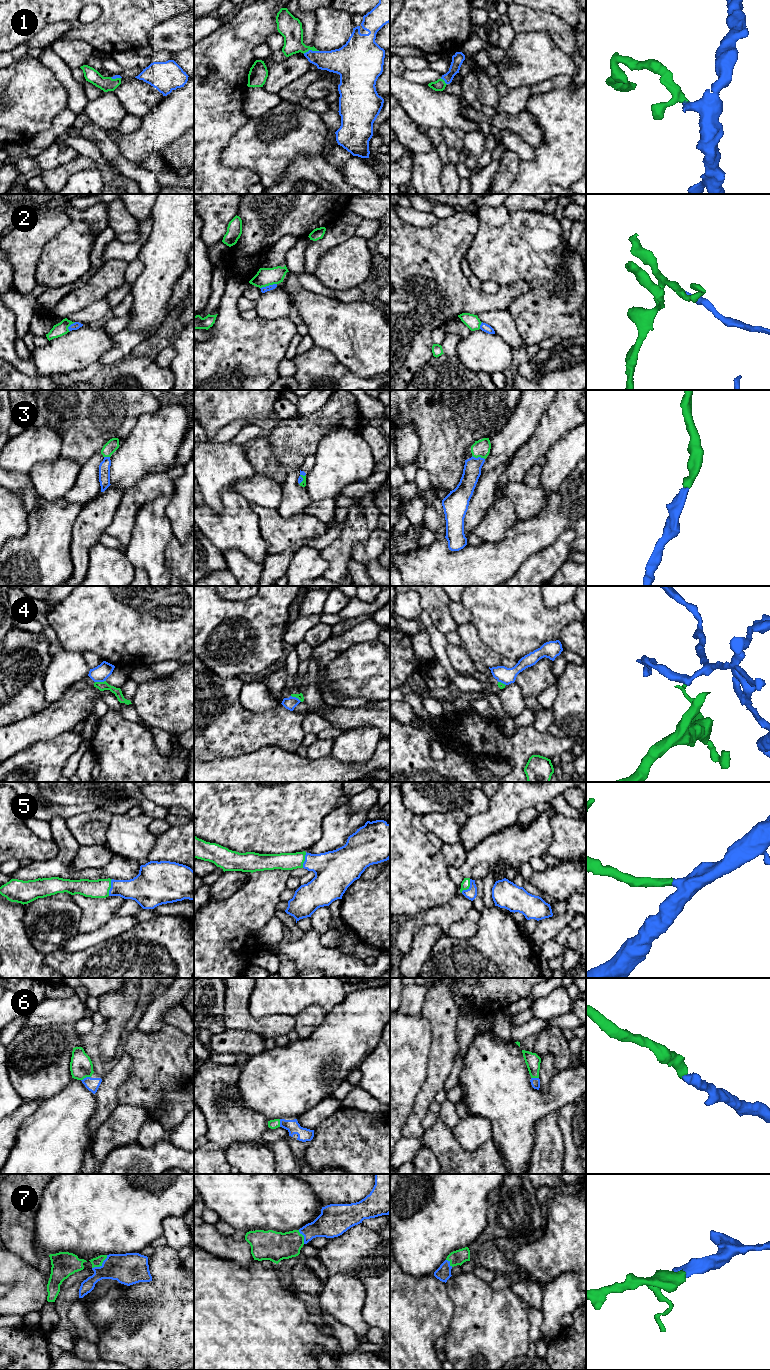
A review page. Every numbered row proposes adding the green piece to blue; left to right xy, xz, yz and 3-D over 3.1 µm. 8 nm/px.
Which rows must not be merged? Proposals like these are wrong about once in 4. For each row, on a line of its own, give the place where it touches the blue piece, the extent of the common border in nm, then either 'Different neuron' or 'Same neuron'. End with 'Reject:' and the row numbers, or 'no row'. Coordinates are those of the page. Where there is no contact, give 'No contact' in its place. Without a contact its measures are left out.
1: Touches blue at xz (310, 50). Shared border 130 nm. Same neuron
2: Touches blue at xz (269, 285). Shared border 140 nm. Different neuron
3: Touches blue at yz (478, 457). Shared border 110 nm. Same neuron
4: Touches blue at xy (100, 681). Shared border 90 nm. Different neuron
5: Touches blue at yz (469, 887). Shared border 130 nm. Same neuron
6: Touches blue at xy (86, 1077). Shared border 90 nm. Same neuron
7: Touches blue at xy (102, 1264). Shared border 170 nm. Same neuron
Reject: 2, 4

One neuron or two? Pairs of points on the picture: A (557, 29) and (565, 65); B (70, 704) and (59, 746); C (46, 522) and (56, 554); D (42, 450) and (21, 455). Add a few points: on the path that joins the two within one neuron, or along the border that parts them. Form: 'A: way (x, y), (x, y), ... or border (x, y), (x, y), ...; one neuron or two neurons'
A: border (547, 32), (553, 42), (570, 56); two neurons
B: border (72, 729), (40, 742); two neurons
C: way (49, 530), (49, 546); one neuron
D: way (37, 452), (26, 452); one neuron

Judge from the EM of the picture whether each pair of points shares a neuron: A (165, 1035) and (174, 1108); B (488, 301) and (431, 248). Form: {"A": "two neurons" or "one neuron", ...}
{"A": "one neuron", "B": "one neuron"}

